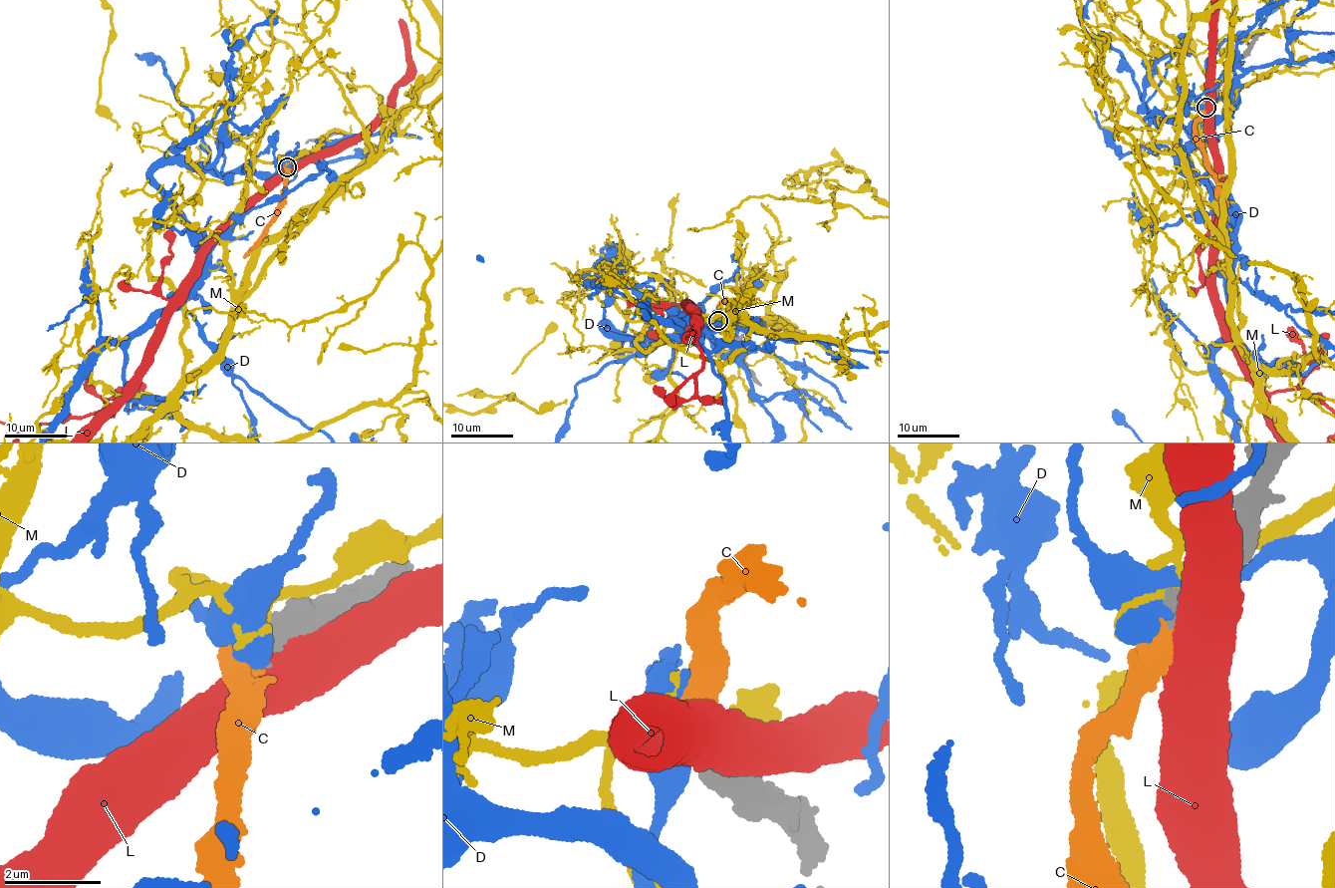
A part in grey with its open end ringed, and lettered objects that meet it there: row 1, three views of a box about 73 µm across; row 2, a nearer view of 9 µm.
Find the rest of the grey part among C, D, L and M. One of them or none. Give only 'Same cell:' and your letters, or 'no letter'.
Same cell: C

